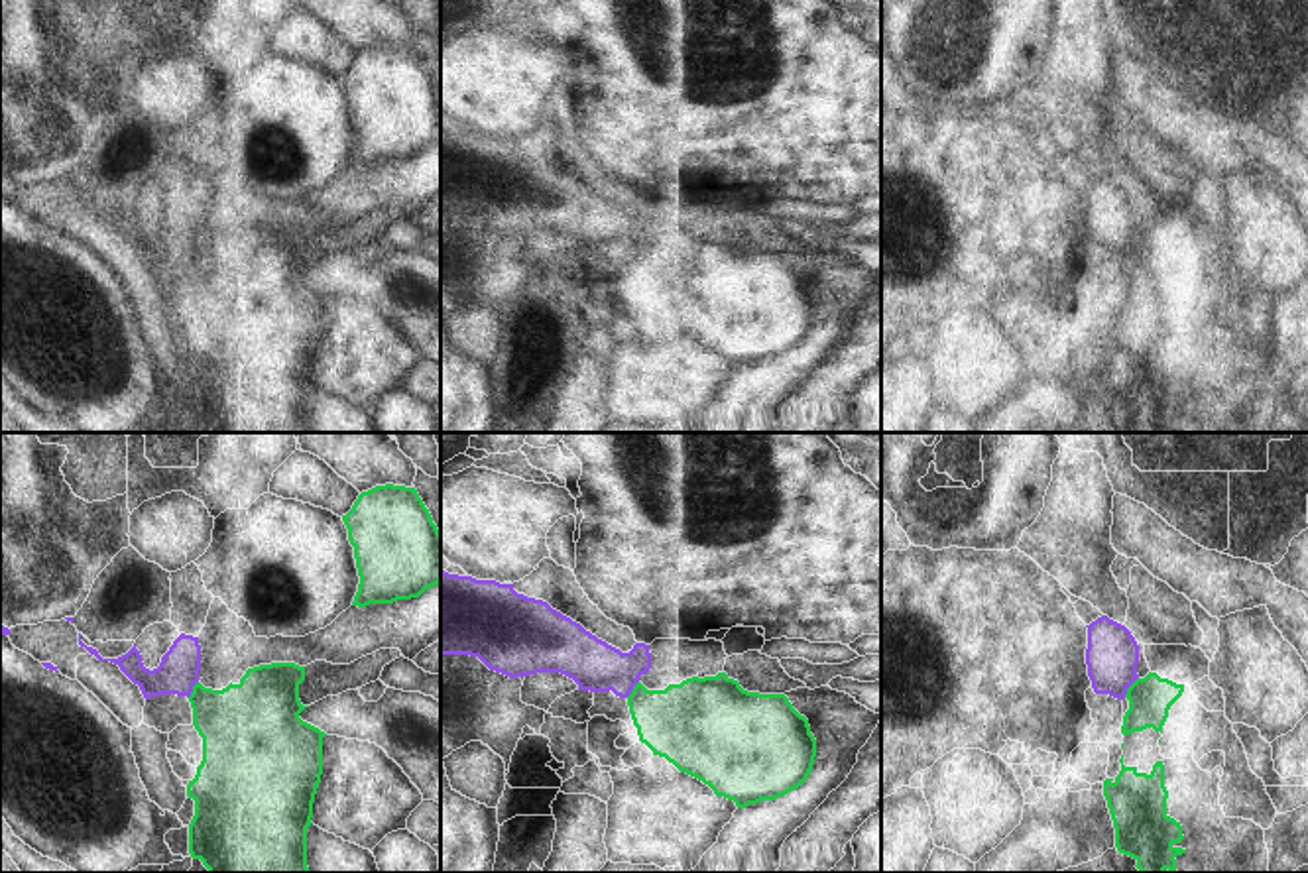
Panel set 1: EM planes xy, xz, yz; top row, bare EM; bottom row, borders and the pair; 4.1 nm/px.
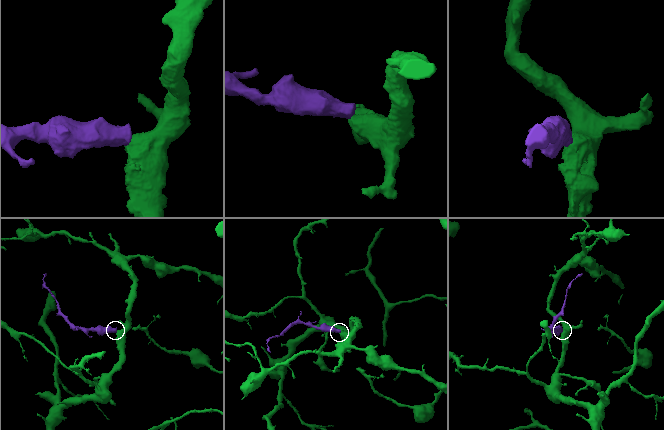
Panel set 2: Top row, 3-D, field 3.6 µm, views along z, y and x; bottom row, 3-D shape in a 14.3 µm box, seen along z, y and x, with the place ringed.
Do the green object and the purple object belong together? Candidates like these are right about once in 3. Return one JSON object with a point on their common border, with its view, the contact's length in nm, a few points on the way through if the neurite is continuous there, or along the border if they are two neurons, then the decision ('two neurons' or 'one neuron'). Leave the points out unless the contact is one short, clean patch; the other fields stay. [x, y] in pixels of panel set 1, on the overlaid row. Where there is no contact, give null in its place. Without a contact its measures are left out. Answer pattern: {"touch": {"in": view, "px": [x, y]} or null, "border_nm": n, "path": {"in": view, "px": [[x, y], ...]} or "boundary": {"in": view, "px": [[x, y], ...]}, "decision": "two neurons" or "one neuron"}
{"touch": {"in": "yz", "px": [1129, 687]}, "border_nm": 110, "boundary": {"in": "yz", "px": [[1137, 677], [1124, 697]]}, "decision": "two neurons"}

